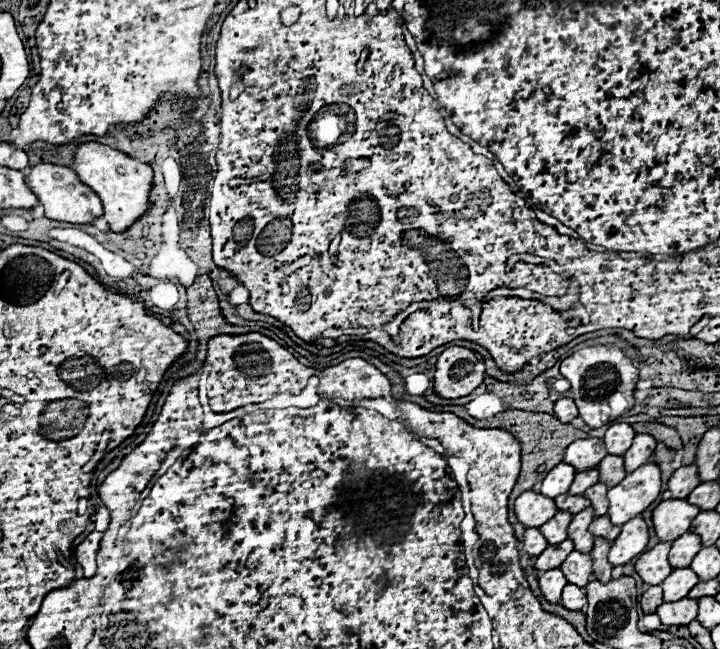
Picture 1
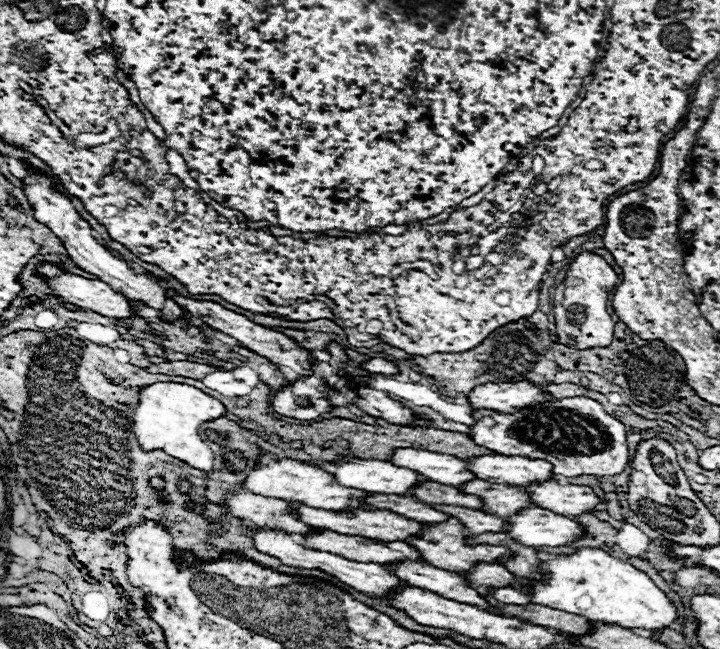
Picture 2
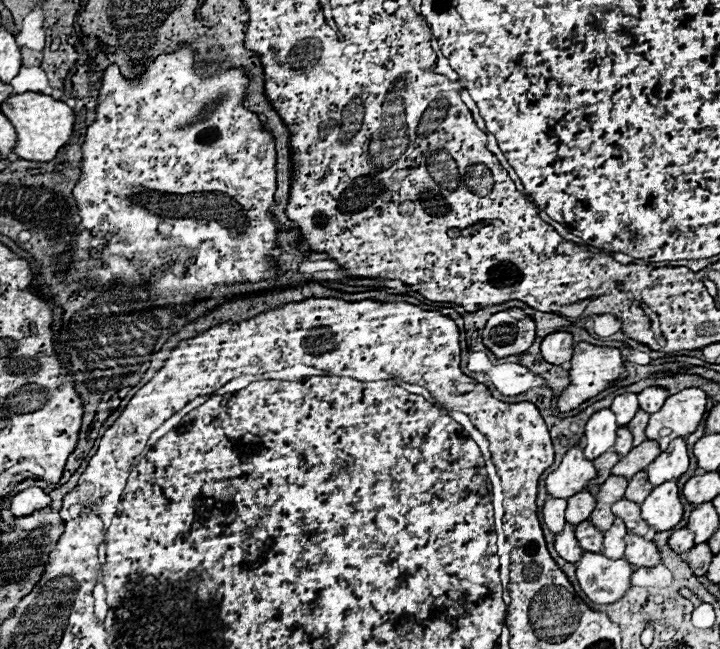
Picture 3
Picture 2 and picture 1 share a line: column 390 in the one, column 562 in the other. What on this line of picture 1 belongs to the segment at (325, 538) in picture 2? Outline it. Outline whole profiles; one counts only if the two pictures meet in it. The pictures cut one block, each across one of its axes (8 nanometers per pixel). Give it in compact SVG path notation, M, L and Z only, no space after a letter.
M564 540L556 546L548 546L540 556L538 556L538 562L536 562L536 570L544 572L544 570L554 570L554 568L560 568L560 562L564 562L564 558L574 550L572 542L570 540Z

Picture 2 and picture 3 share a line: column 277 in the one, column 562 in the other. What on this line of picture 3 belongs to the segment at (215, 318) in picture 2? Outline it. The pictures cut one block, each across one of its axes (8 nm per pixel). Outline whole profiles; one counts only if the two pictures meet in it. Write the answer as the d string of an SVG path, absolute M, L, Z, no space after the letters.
M552 332L542 340L542 356L550 364L564 364L572 358L574 340L570 332Z

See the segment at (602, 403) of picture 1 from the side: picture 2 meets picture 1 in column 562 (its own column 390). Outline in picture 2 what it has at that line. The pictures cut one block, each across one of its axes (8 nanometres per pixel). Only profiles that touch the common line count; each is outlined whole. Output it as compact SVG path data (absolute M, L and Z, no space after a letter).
M370 358L370 360L362 362L362 370L368 372L368 374L384 374L384 376L400 374L396 362L394 360L386 360L386 358Z

